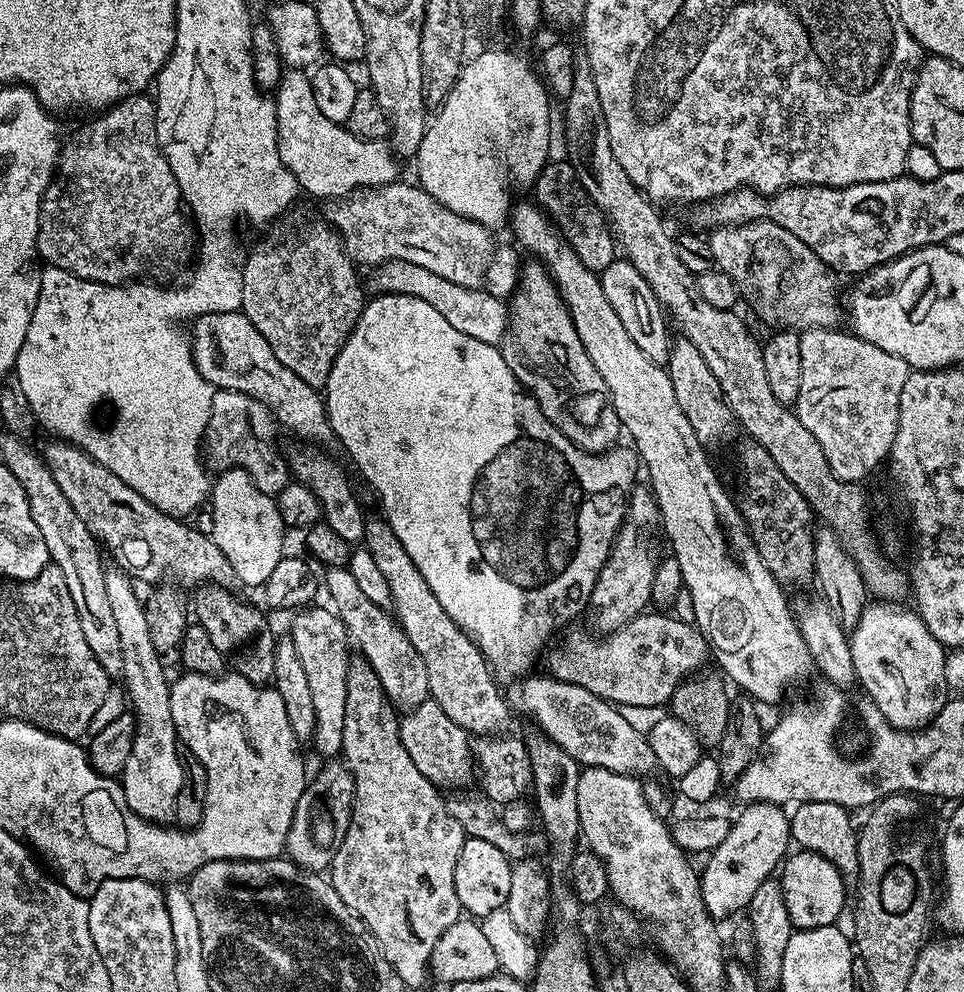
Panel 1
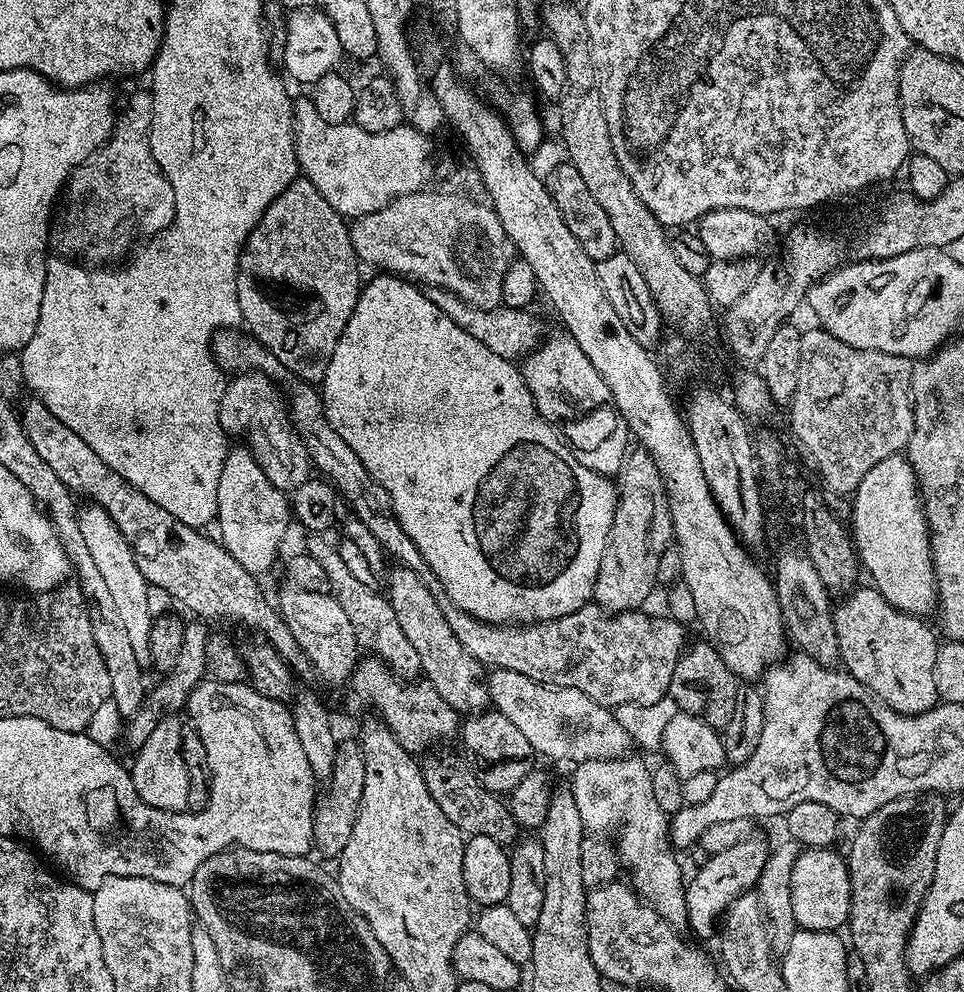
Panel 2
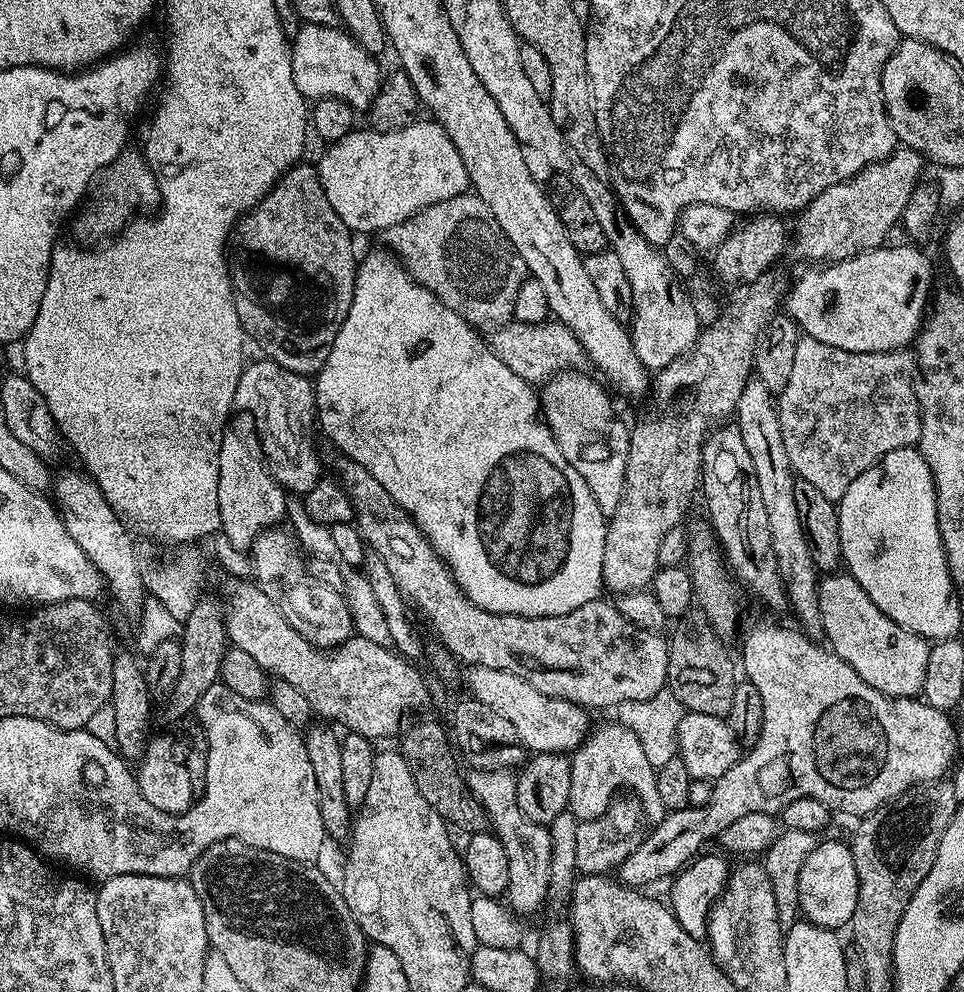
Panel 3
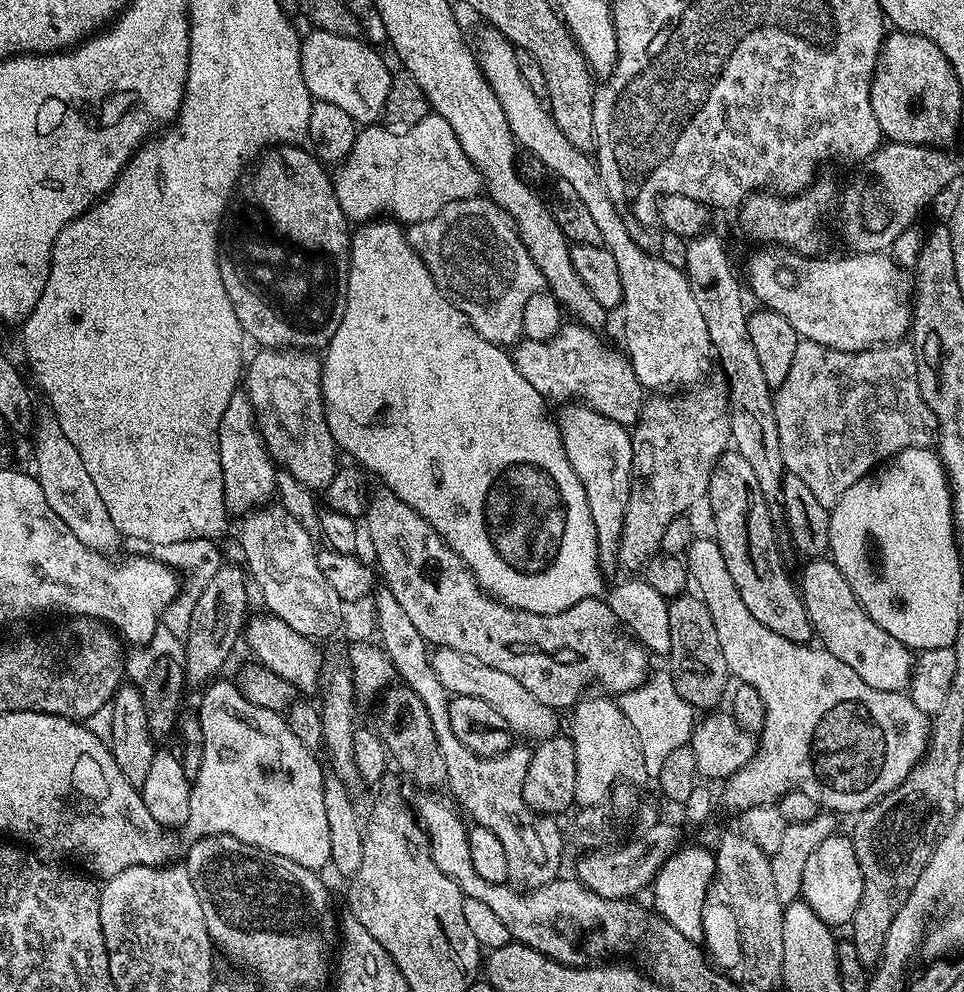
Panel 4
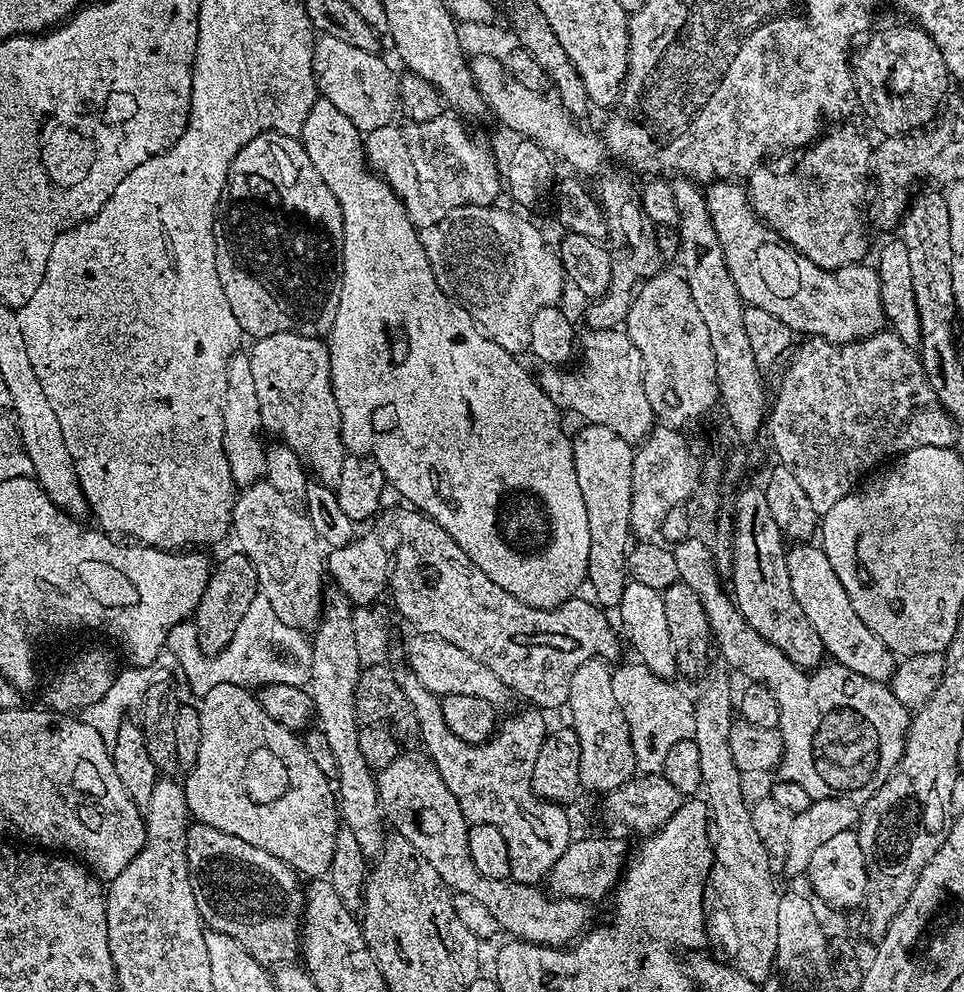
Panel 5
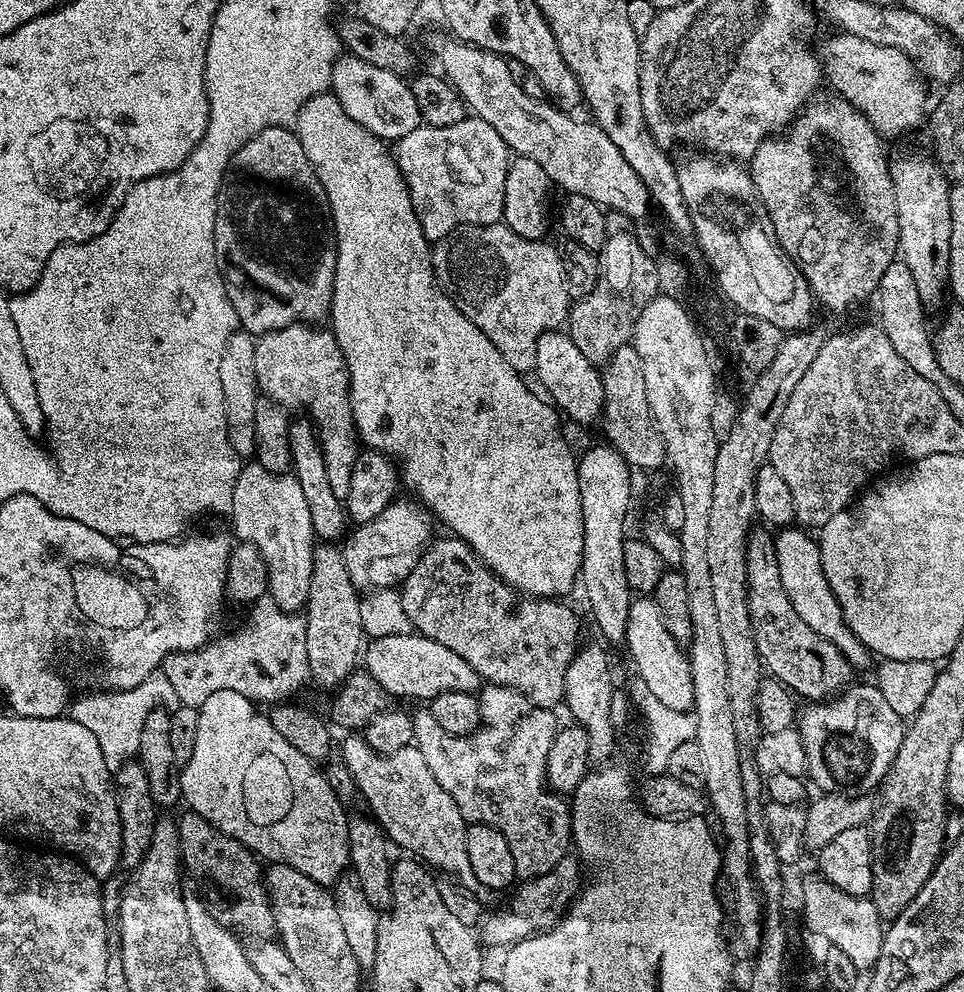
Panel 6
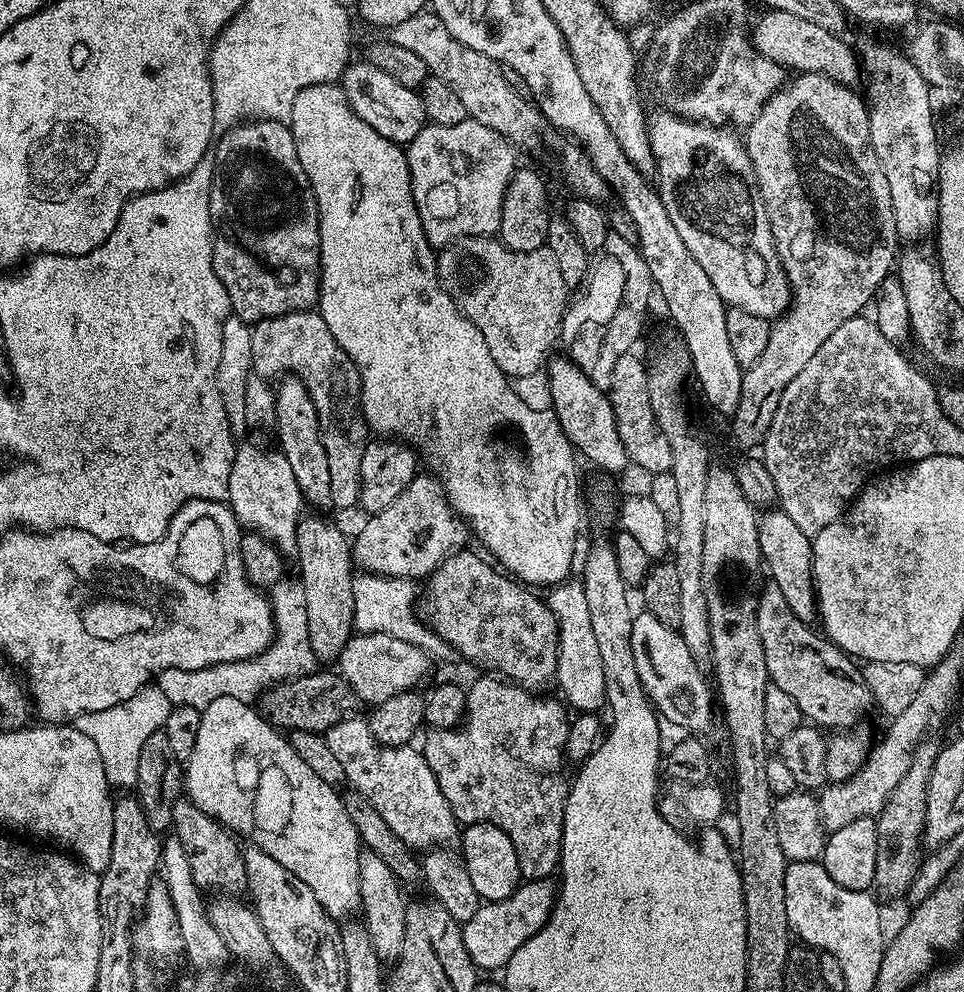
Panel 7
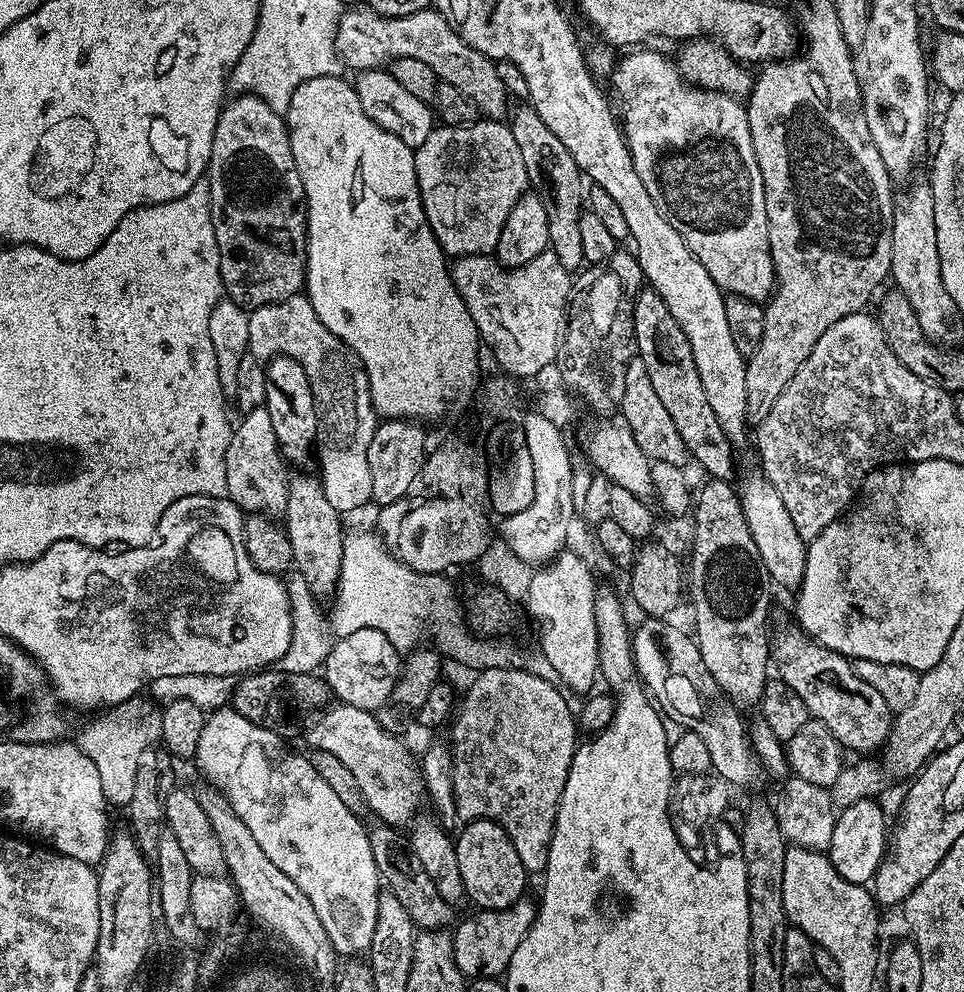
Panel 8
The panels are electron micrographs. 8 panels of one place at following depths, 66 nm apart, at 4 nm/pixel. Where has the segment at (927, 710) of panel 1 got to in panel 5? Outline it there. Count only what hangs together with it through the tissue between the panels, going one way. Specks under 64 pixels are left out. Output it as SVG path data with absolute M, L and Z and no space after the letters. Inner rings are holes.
M796 542L787 549L787 554L786 570L790 570L790 587L794 590L794 598L798 606L802 606L818 638L822 638L825 653L835 663L854 670L854 674L862 674L862 678L891 681L898 663L897 657L866 626L866 622L858 618L858 610L854 610L850 594L846 594L842 582L838 582L838 574L834 574L834 566L830 566L830 558L826 558L823 547L812 542Z

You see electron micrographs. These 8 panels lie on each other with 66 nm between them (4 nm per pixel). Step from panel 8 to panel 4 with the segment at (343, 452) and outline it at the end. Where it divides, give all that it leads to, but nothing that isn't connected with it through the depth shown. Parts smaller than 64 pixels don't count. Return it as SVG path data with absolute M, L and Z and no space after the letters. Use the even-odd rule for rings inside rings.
M264 348L256 357L246 364L246 375L242 384L248 393L250 402L256 411L256 421L260 424L260 432L264 436L264 445L277 465L283 471L294 474L302 486L313 490L327 490L338 467L338 449L330 434L330 426L324 413L322 398L322 382L320 381L320 366L322 360L312 350L281 350Z

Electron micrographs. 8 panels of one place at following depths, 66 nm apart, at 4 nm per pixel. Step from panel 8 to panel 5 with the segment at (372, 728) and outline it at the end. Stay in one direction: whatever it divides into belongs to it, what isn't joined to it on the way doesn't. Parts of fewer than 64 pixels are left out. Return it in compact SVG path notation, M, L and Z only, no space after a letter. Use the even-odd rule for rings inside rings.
M402 754L390 762L390 766L375 773L380 811L391 831L393 828L399 839L408 840L410 846L414 846L414 850L422 854L434 870L438 870L438 878L442 878L449 890L475 898L493 916L494 922L498 922L505 933L508 931L512 935L509 937L542 948L563 949L571 945L577 935L576 928L583 929L583 924L588 920L586 913L576 912L582 908L581 901L565 896L543 896L539 887L519 884L511 878L499 880L478 874L478 866L474 866L474 858L470 858L470 821L462 814L458 798L446 790L446 782L442 782L436 769L424 764L411 760L408 754Z

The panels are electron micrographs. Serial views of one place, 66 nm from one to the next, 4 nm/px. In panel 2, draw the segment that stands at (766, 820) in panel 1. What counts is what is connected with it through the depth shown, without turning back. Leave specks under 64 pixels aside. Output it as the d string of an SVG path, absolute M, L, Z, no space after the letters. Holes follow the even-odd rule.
M757 834L745 836L742 842L730 846L730 850L711 853L708 861L696 872L696 877L689 879L686 884L684 897L688 907L687 925L698 932L715 933L718 921L723 917L727 908L738 897L751 893L755 889L758 878L762 874L762 866L766 866L766 858L770 851L767 844Z

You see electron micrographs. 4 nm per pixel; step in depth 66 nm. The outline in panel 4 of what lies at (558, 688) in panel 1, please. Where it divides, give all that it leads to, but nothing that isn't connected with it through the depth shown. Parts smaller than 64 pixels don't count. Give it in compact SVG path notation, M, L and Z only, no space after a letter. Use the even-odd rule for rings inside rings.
M437 647L431 653L434 674L438 676L438 682L452 696L469 696L470 698L482 698L489 706L494 706L498 710L498 715L502 717L506 726L517 737L529 736L532 742L539 742L557 735L556 716L557 709L546 706L518 682L506 670L494 670L494 666L486 666L477 660L471 660L466 654L462 654L453 648Z

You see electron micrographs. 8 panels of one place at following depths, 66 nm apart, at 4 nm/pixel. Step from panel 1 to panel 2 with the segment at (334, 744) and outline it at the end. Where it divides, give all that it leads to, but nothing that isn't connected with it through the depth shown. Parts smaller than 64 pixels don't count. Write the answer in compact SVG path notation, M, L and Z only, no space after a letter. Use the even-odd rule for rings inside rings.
M301 588L287 591L281 594L280 604L278 600L278 611L308 659L311 671L328 684L347 685L358 663L358 645L349 615L328 592L307 592Z

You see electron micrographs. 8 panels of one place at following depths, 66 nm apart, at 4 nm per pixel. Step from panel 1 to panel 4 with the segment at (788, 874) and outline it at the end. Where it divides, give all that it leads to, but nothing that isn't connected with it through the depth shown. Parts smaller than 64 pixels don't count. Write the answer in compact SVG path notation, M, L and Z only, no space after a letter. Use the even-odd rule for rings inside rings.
M835 834L814 849L814 854L810 854L802 873L800 895L810 910L822 918L822 922L829 926L851 925L858 910L858 902L862 902L862 870L858 866L858 854L854 854L851 835Z

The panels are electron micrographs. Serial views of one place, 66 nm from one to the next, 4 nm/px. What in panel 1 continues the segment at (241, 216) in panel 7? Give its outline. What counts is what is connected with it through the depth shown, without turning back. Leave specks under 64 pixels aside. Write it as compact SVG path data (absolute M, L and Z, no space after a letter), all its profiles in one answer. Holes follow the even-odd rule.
M327 219L312 220L301 236L294 233L276 232L260 240L252 248L248 261L243 261L242 302L244 316L258 326L260 333L270 342L284 366L290 366L302 382L310 382L317 390L323 389L342 346L354 330L366 303L364 288L360 285L357 265L352 263L344 250L344 239Z

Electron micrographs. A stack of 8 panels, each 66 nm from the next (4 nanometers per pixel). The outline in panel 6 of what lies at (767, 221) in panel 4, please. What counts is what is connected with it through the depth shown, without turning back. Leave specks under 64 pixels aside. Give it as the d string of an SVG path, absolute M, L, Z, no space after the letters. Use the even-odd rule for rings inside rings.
M816 98L805 104L783 134L773 134L760 143L758 150L754 150L752 155L750 171L756 187L756 194L760 198L760 205L766 210L766 214L774 226L777 241L782 245L787 256L796 263L801 274L808 279L808 286L812 289L815 299L819 303L821 300L830 311L840 312L843 308L858 303L859 300L864 299L865 301L871 297L873 290L878 286L879 278L892 261L897 259L900 231L898 230L898 214L896 213L896 199L894 198L890 164L887 159L884 161L884 152L880 149L880 143L882 143L880 133L874 130L872 123L848 100L843 98L832 98L836 100L820 99Z

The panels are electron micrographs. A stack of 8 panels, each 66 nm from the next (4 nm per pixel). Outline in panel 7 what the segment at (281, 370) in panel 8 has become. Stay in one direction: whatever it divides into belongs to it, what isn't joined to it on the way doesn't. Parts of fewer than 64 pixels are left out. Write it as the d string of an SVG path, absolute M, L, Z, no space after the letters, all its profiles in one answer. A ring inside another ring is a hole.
M287 375L275 385L276 422L274 433L280 442L278 451L290 462L290 471L298 478L298 490L304 495L304 503L314 510L332 508L330 498L330 462L326 459L326 446L320 433L318 410L297 376Z

